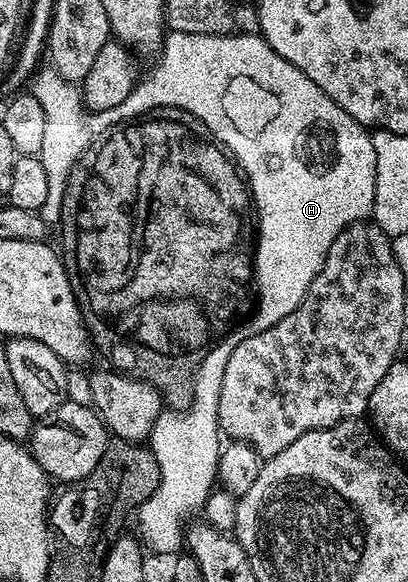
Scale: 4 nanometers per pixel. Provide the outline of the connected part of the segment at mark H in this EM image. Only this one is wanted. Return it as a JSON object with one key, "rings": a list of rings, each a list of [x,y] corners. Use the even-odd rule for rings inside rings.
{"rings":[[[168,31],[157,59],[159,61],[156,62],[155,69],[152,70],[151,74],[145,80],[140,79],[136,83],[135,89],[131,91],[129,98],[125,98],[125,102],[121,102],[121,106],[113,106],[100,112],[88,110],[83,105],[82,91],[76,85],[62,80],[56,74],[54,68],[50,66],[36,71],[33,77],[33,85],[35,84],[33,95],[37,98],[37,102],[41,102],[41,110],[45,114],[45,142],[41,142],[41,150],[39,151],[38,157],[39,161],[45,166],[46,176],[49,177],[49,194],[45,198],[45,206],[39,208],[38,214],[49,226],[58,225],[63,219],[63,195],[67,189],[67,178],[71,175],[71,169],[82,158],[88,146],[94,144],[96,139],[102,137],[108,130],[114,129],[124,122],[131,122],[136,118],[142,118],[155,108],[180,108],[197,117],[207,127],[207,131],[211,133],[212,137],[238,162],[246,181],[249,183],[249,191],[253,197],[253,204],[257,211],[257,247],[255,249],[253,278],[257,287],[257,296],[259,292],[259,310],[253,313],[247,321],[244,319],[238,326],[232,327],[222,340],[215,341],[210,348],[204,351],[201,366],[195,372],[193,402],[184,412],[164,410],[157,418],[157,422],[153,426],[149,437],[149,447],[157,458],[157,466],[159,467],[159,485],[157,486],[157,490],[153,490],[153,494],[147,501],[140,504],[137,509],[139,528],[143,531],[144,537],[142,536],[142,539],[145,541],[145,544],[145,539],[147,539],[147,544],[153,551],[171,552],[170,554],[175,554],[185,544],[185,525],[183,526],[183,523],[195,511],[198,513],[204,507],[206,500],[217,484],[219,453],[221,451],[221,443],[219,444],[219,440],[221,441],[221,433],[219,431],[219,403],[221,402],[221,381],[225,379],[225,366],[229,363],[229,358],[233,355],[235,347],[241,342],[245,342],[245,338],[253,338],[253,334],[261,334],[261,330],[269,330],[269,326],[277,326],[277,322],[281,322],[281,318],[293,314],[293,310],[297,310],[297,306],[301,306],[301,302],[305,298],[305,294],[309,290],[313,278],[317,278],[317,274],[323,271],[323,263],[325,262],[329,248],[336,241],[341,230],[348,228],[351,224],[362,223],[372,215],[375,209],[376,198],[376,150],[373,149],[373,142],[371,141],[368,129],[356,122],[349,114],[345,114],[345,110],[341,110],[341,106],[337,106],[337,102],[333,102],[333,98],[329,98],[329,94],[325,94],[325,90],[321,90],[321,86],[317,86],[317,82],[313,82],[313,78],[301,74],[301,70],[297,70],[297,66],[293,66],[293,62],[285,62],[285,58],[281,58],[281,54],[277,54],[277,50],[273,50],[273,46],[269,46],[269,42],[265,42],[262,35],[232,34],[229,36],[210,36],[209,34],[185,34],[184,32]]]}

